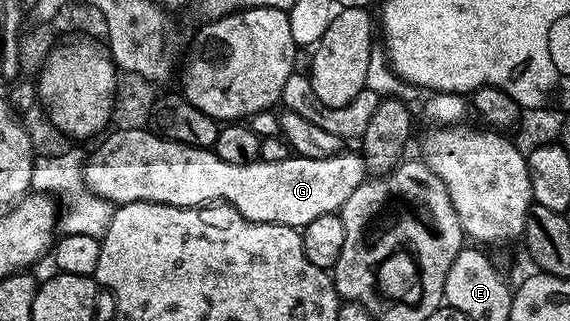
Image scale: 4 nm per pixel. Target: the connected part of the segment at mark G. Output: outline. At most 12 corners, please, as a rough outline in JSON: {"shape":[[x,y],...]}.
{"shape":[[138,127],[84,167],[115,205],[221,201],[301,229],[341,212],[361,154],[248,165]]}

